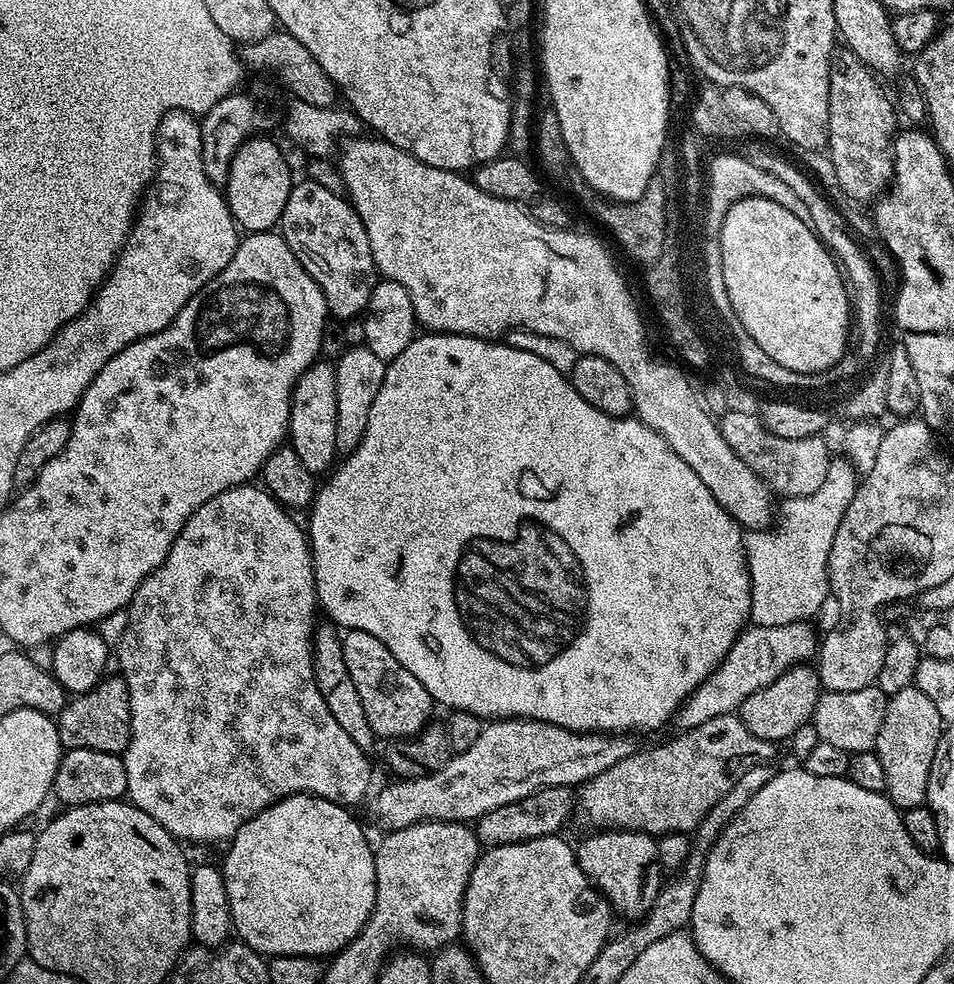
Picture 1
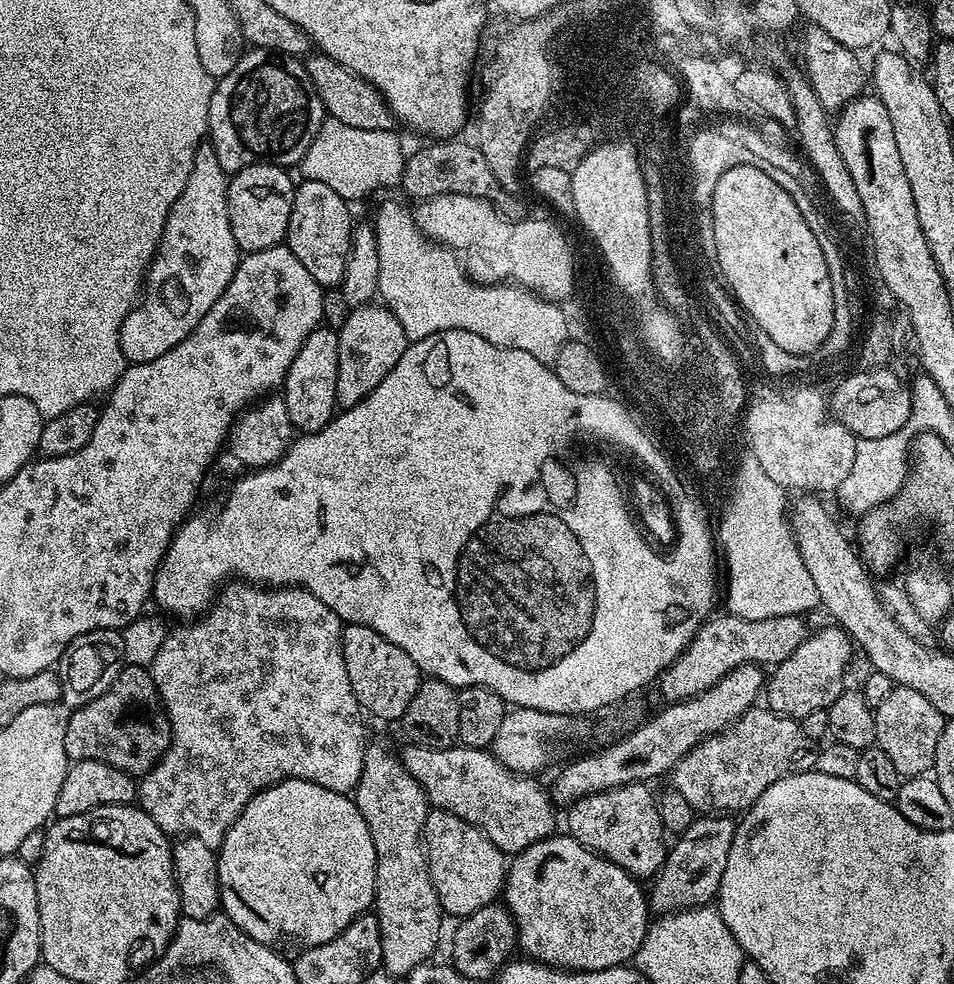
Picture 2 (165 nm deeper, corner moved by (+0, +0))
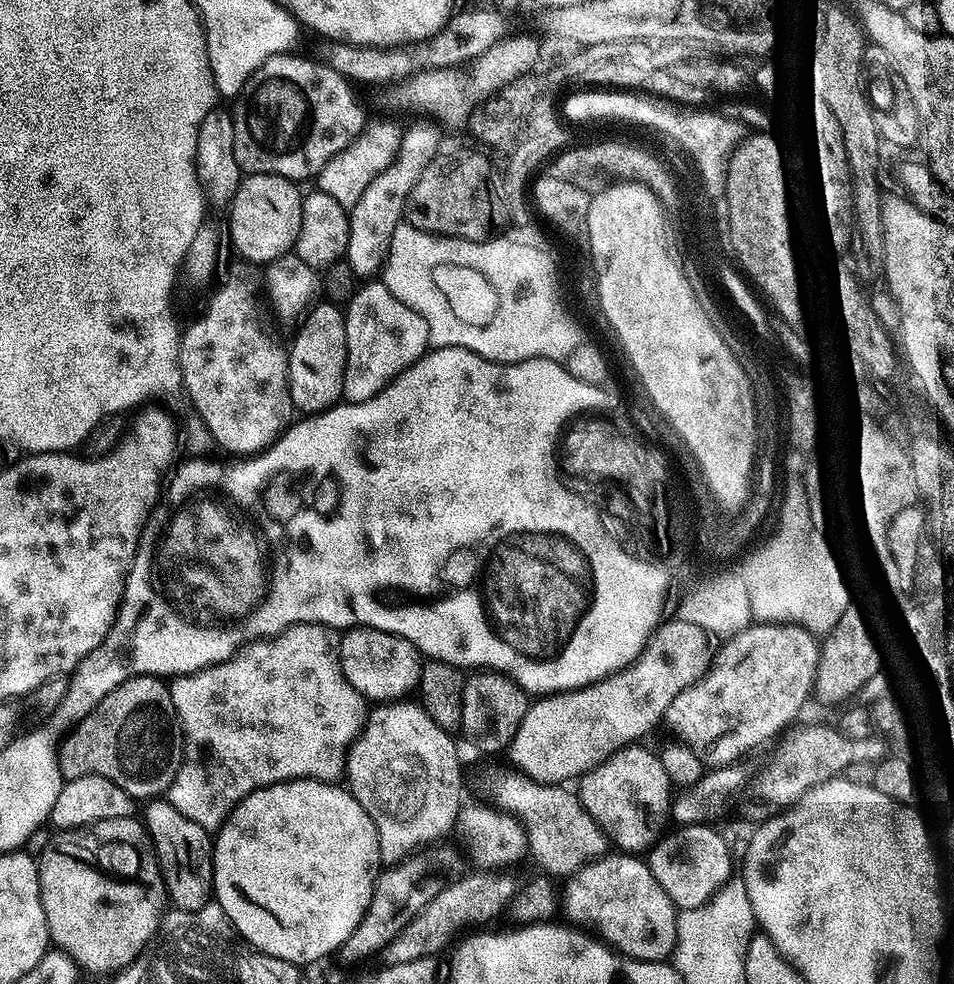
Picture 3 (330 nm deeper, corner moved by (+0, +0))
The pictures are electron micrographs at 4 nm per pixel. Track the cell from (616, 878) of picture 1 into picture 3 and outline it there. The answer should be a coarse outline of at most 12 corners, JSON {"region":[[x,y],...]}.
{"region":[[627,744],[579,777],[586,814],[621,853],[662,836],[674,783]]}

